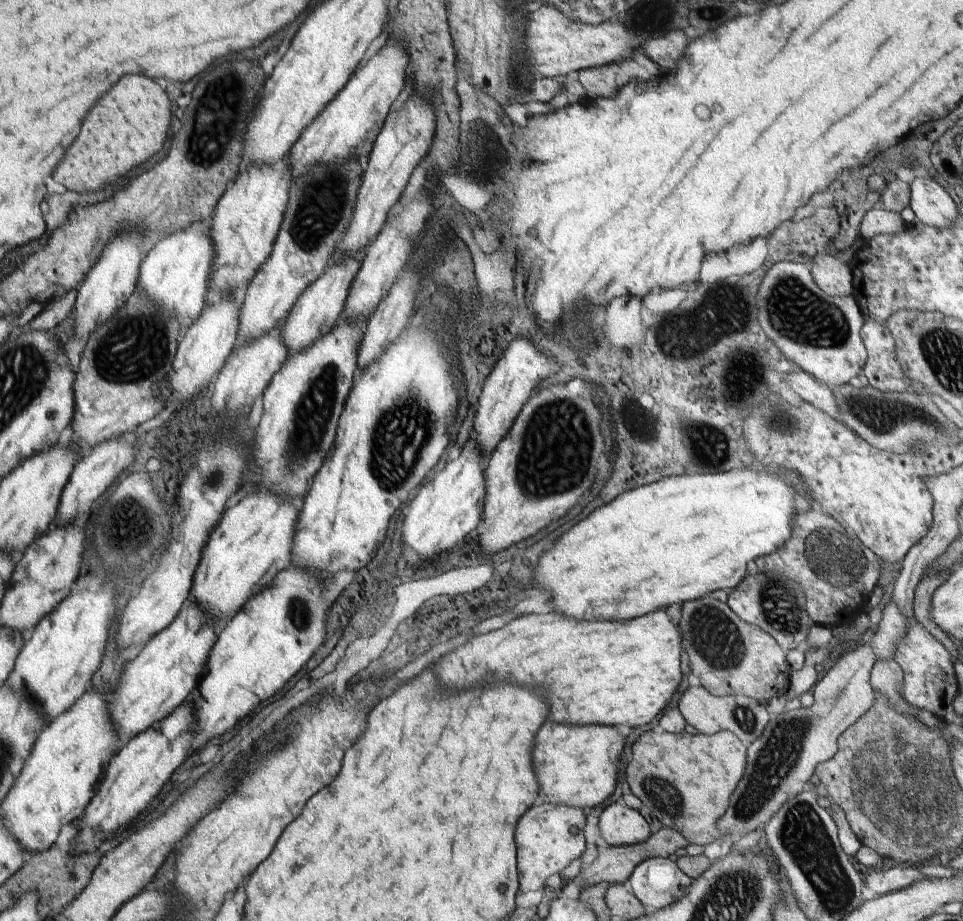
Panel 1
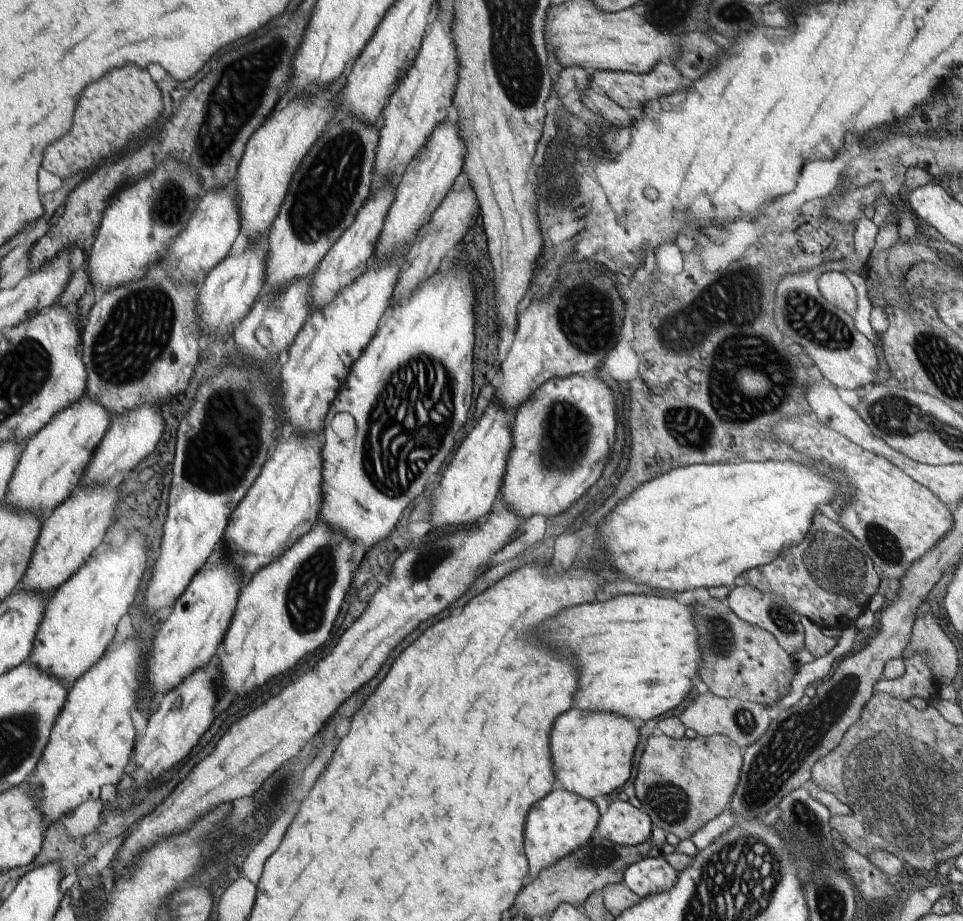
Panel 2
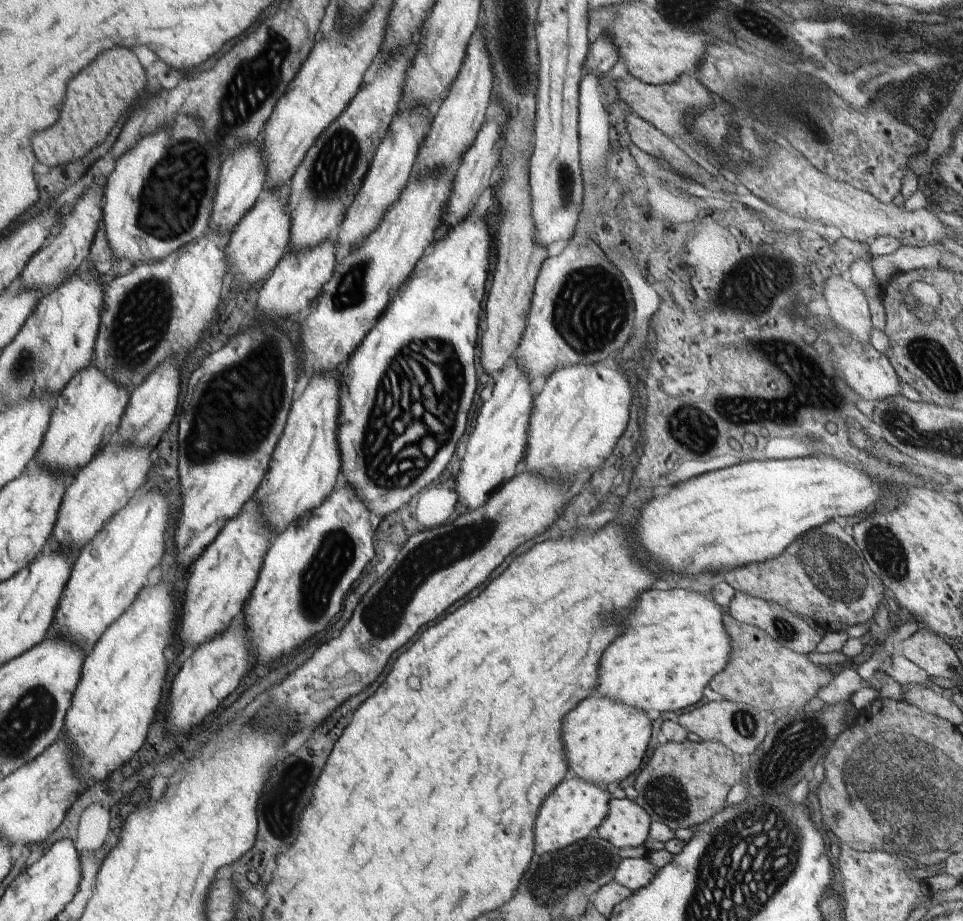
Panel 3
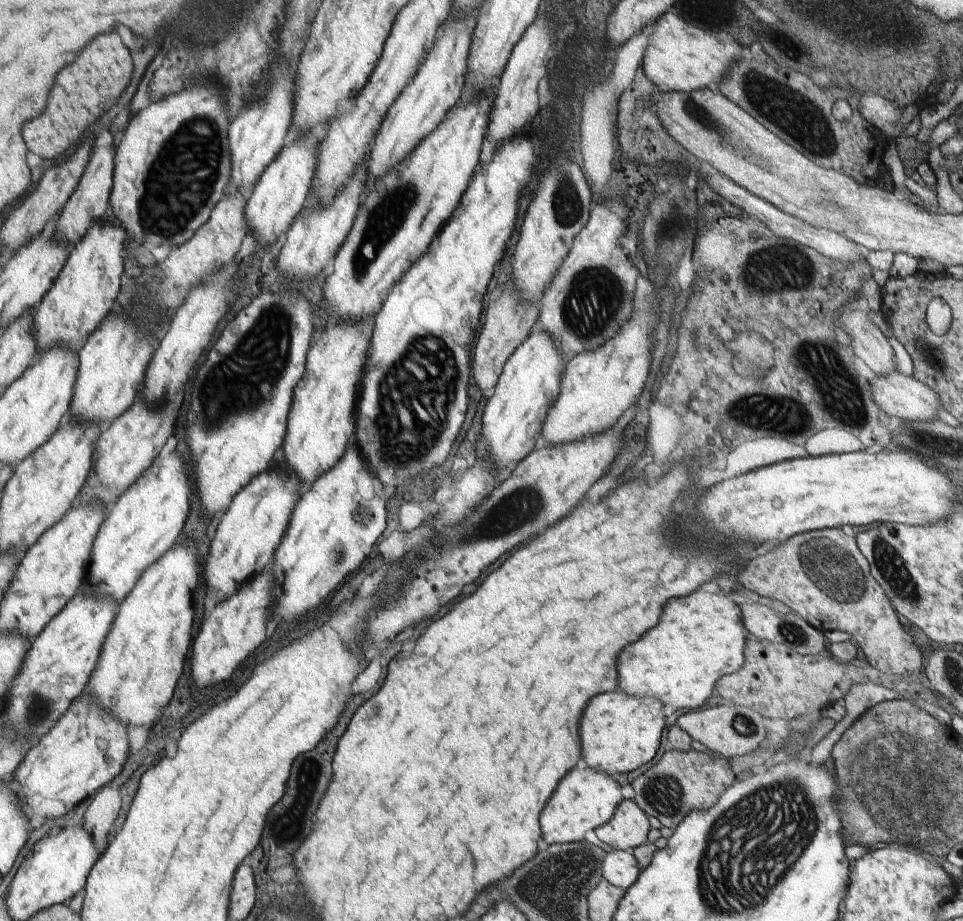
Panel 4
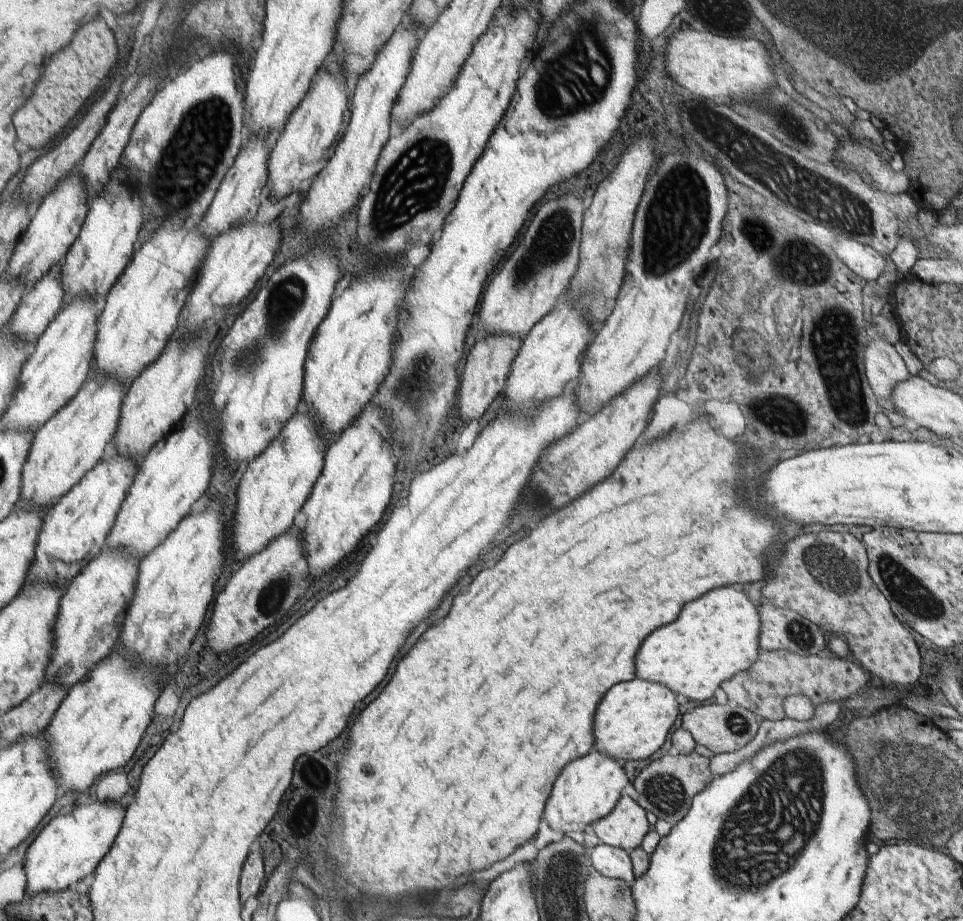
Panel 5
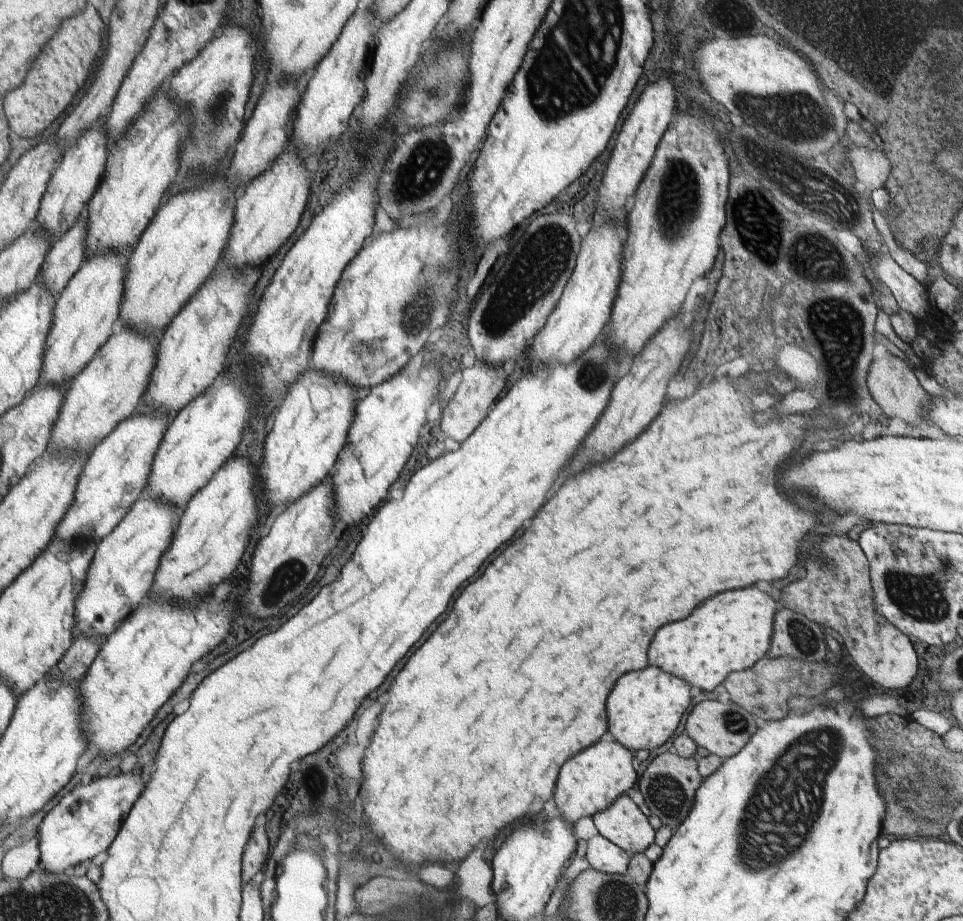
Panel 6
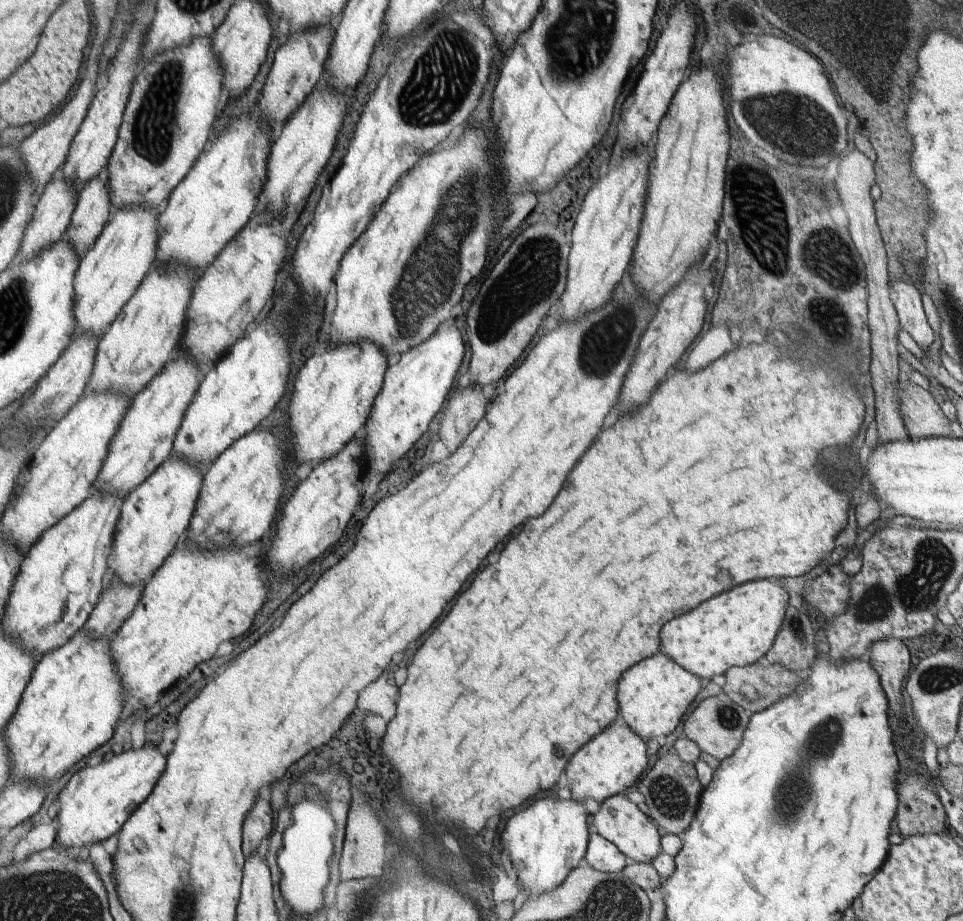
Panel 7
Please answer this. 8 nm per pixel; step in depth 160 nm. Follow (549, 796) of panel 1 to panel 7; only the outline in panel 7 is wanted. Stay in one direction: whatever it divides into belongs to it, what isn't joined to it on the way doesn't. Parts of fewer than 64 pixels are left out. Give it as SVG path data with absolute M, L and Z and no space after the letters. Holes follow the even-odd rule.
M658 652L624 672L618 682L617 713L632 731L647 742L652 738L668 736L680 724L701 689L700 679L695 674Z

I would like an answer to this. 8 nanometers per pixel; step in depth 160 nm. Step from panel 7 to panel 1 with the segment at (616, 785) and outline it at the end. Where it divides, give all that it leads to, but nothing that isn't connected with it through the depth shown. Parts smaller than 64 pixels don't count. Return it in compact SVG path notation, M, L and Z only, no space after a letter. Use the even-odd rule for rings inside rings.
M546 802L532 805L518 819L515 828L519 890L536 893L547 886L545 880L552 874L562 874L572 862L580 861L587 849L585 824L582 809Z

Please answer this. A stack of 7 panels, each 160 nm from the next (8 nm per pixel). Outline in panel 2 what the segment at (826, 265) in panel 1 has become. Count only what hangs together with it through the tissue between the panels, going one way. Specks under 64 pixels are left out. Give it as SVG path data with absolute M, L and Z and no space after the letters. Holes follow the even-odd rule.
M838 271L822 273L817 285L826 300L854 317L856 312L856 289L844 273Z

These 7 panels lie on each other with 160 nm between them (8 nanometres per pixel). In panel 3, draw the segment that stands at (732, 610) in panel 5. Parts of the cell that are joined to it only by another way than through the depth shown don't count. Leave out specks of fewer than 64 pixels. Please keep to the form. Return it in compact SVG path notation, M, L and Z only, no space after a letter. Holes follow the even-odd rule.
M664 585L650 588L638 595L632 614L621 618L621 635L605 649L598 663L598 686L592 696L604 697L636 707L645 713L650 710L674 712L698 704L710 679L724 670L731 653L731 642L724 628L722 607L702 593L689 589L669 589Z

